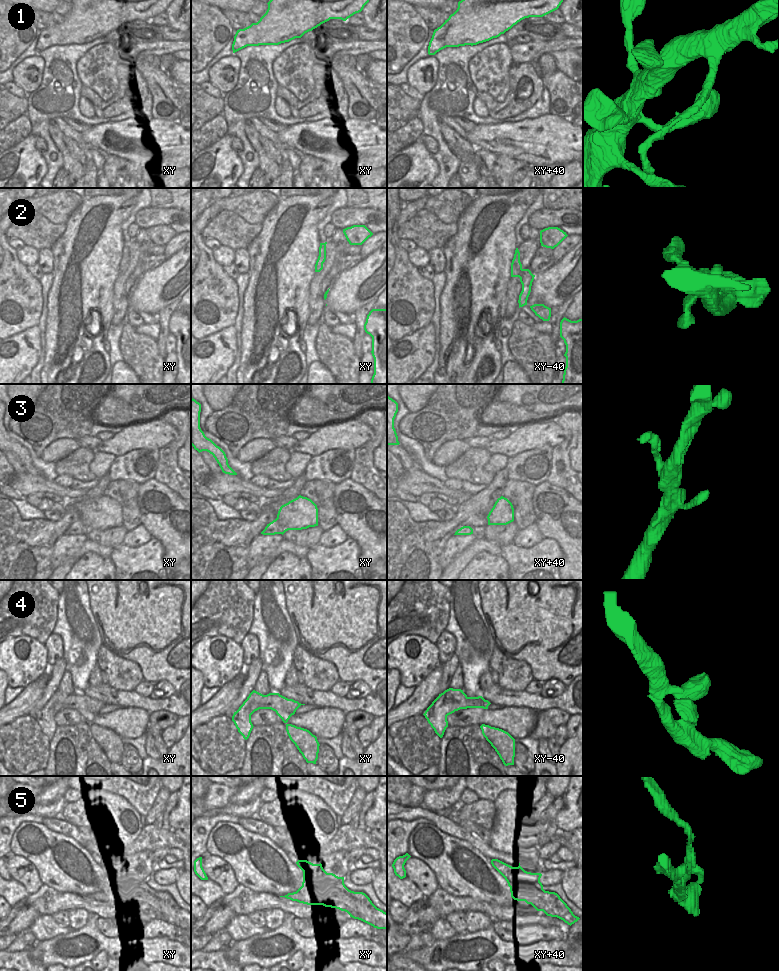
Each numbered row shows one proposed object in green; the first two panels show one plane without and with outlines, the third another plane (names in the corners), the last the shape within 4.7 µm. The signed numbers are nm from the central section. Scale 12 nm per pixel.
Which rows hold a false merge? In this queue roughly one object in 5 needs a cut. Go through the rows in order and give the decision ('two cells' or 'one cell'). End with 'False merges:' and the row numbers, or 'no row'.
1: one cell
2: one cell
3: one cell
4: one cell
5: two cells
False merges: 5

